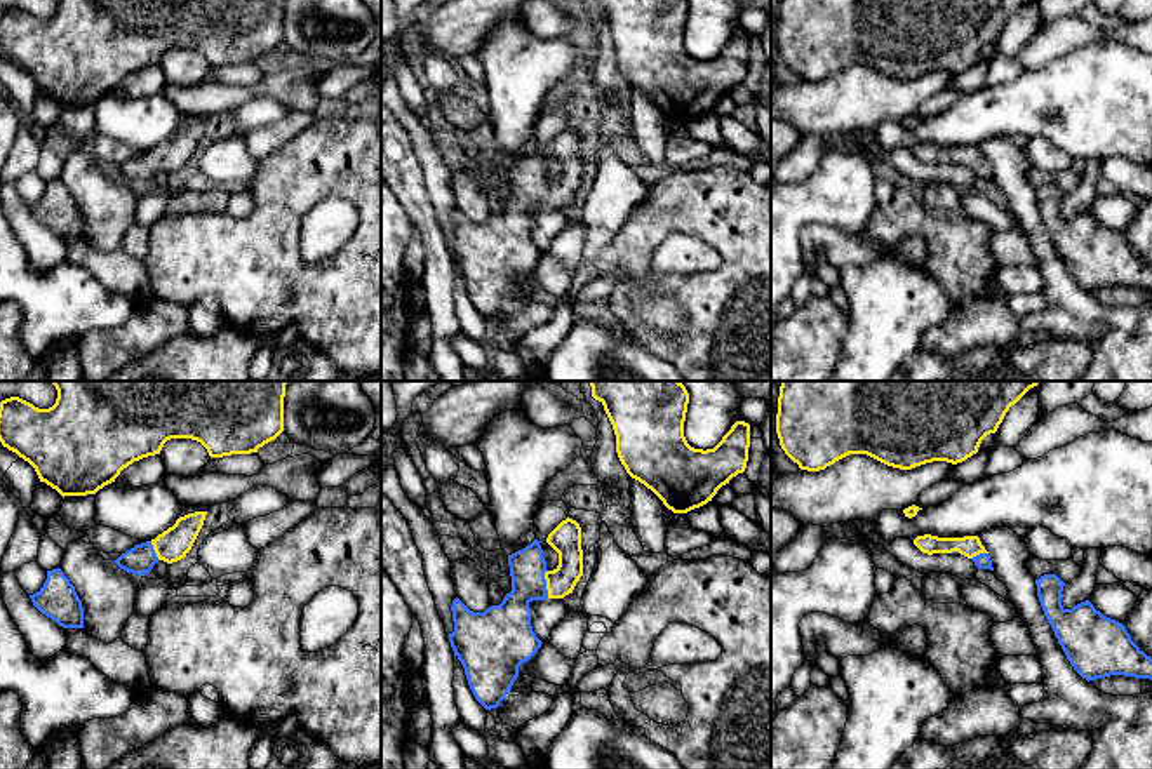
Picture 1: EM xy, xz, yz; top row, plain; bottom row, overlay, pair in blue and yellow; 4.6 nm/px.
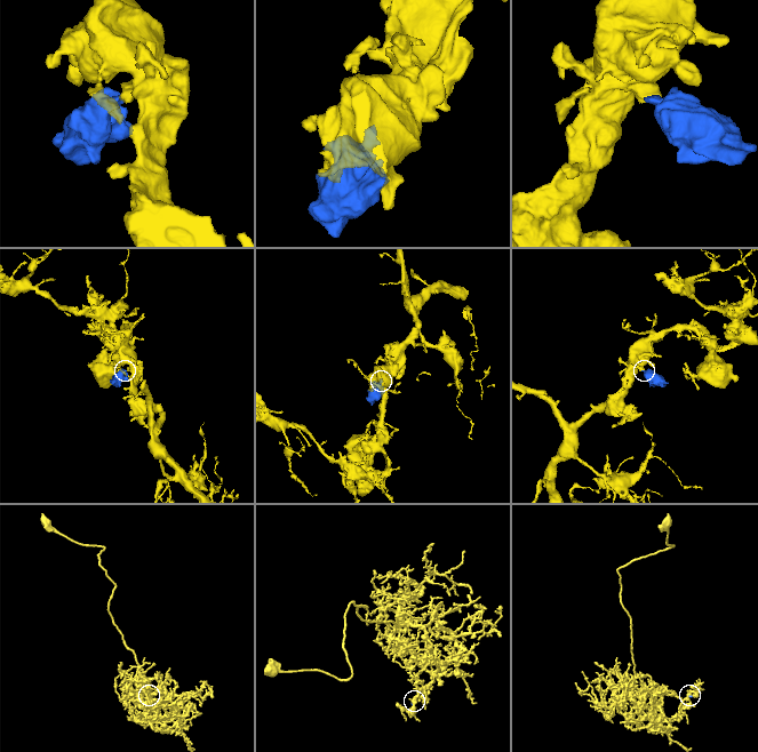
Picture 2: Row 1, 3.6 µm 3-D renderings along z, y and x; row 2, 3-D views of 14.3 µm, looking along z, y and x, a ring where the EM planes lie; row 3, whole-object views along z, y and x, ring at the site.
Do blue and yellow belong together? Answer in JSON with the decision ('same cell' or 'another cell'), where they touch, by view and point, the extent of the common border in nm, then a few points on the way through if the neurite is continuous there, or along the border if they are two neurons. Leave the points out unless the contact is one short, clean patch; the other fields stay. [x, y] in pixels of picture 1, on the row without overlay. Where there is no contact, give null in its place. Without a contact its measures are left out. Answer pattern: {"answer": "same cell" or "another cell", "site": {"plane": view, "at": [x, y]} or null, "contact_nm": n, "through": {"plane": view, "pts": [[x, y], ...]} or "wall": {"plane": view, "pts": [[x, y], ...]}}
{"answer": "same cell", "site": {"plane": "xz", "at": [545, 195]}, "contact_nm": 130, "through": {"plane": "xz", "pts": [[509, 235], [515, 216], [545, 195], [566, 176], [566, 148]]}}

